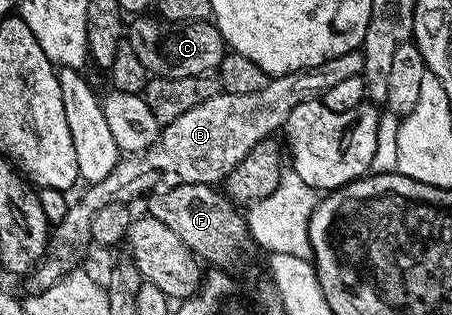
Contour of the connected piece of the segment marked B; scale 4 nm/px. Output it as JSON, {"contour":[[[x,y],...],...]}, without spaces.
{"contour":[[[359,49],[353,50],[312,68],[275,75],[269,84],[257,92],[247,95],[219,92],[167,123],[153,145],[142,153],[119,157],[117,166],[103,181],[87,185],[84,194],[71,203],[64,220],[53,227],[48,243],[49,256],[25,275],[27,291],[30,294],[44,292],[79,265],[78,253],[91,245],[92,219],[100,208],[112,203],[131,205],[143,193],[146,196],[157,190],[180,187],[181,184],[216,186],[220,181],[223,183],[256,144],[273,137],[285,127],[288,116],[297,105],[321,99],[324,92],[344,80],[359,77],[362,70],[362,53]]]}

